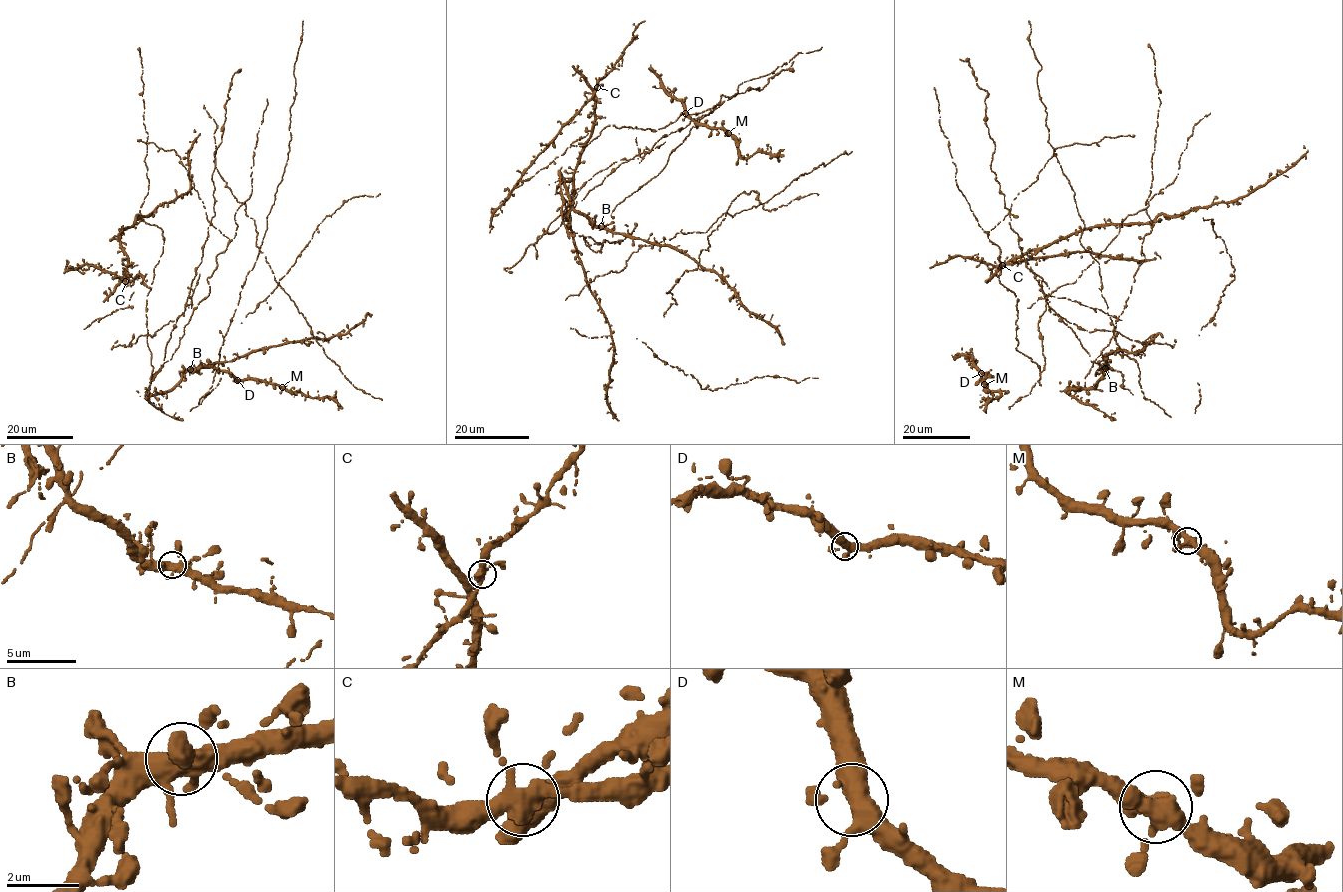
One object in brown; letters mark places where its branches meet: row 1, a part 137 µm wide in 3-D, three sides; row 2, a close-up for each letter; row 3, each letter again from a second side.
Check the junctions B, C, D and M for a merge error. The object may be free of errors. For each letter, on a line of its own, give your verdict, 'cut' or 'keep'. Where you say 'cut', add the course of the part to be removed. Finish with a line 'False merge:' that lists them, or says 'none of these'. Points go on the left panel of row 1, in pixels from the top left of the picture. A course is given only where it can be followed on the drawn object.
B: keep
C: cut
D: keep
M: keep
False merge: C

